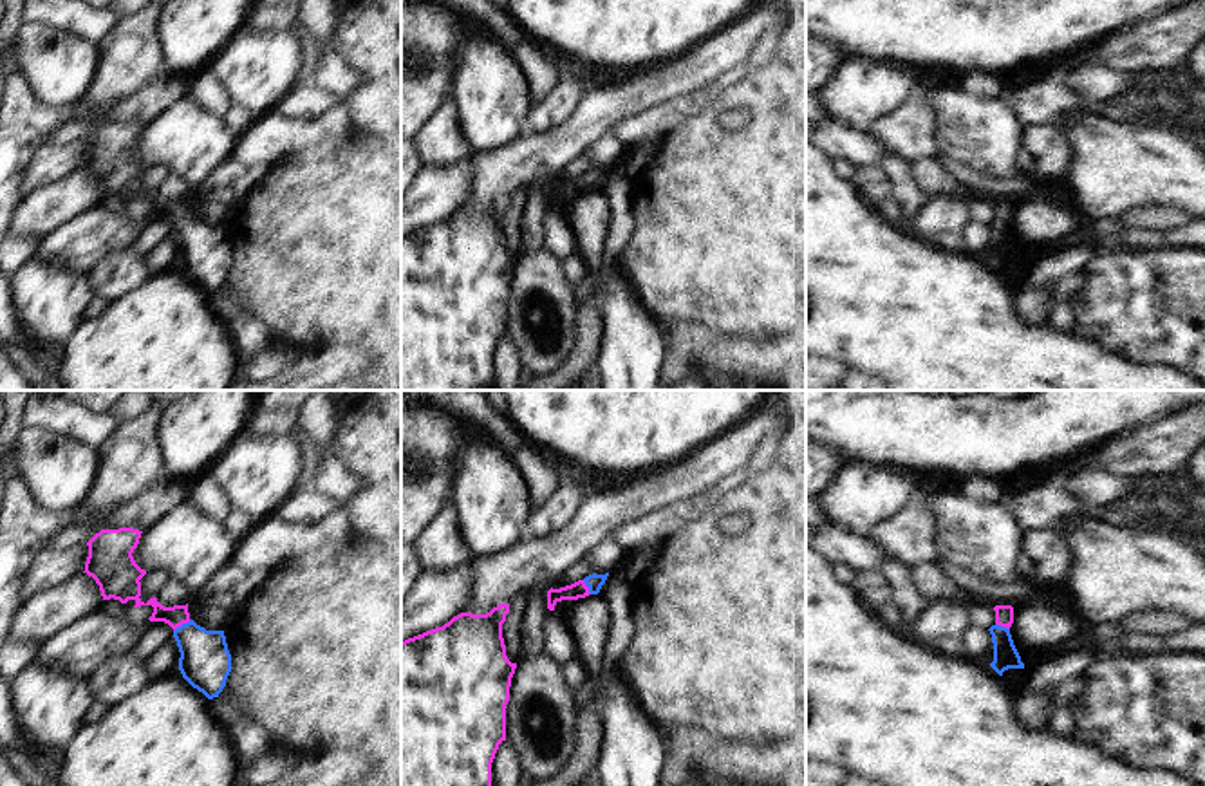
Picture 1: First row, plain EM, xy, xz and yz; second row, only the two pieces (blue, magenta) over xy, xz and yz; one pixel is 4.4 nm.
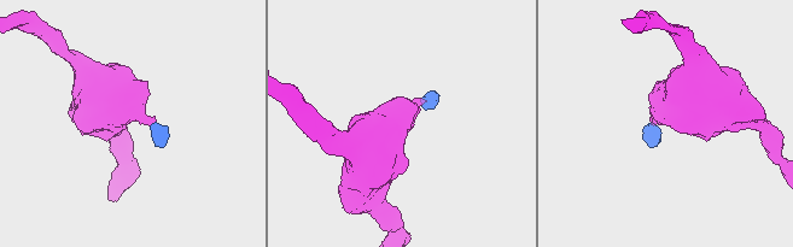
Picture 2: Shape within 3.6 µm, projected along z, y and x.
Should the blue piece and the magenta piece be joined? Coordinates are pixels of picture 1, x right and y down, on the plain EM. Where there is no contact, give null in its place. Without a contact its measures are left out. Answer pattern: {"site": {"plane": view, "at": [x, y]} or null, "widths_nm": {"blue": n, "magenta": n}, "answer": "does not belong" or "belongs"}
{"site": {"plane": "xy", "at": [183, 219]}, "widths_nm": {"blue": 220, "magenta": 90}, "answer": "belongs"}

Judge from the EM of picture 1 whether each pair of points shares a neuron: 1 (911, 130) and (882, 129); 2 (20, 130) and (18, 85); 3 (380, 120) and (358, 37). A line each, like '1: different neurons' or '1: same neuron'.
1: same neuron
2: same neuron
3: same neuron

